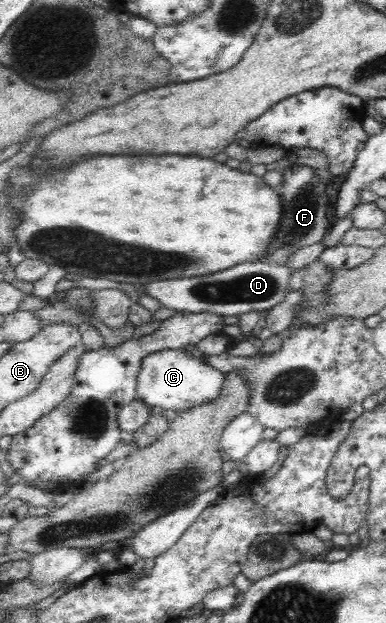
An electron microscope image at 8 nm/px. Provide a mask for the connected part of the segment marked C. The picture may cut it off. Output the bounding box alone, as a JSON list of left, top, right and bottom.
[136,349,224,411]

